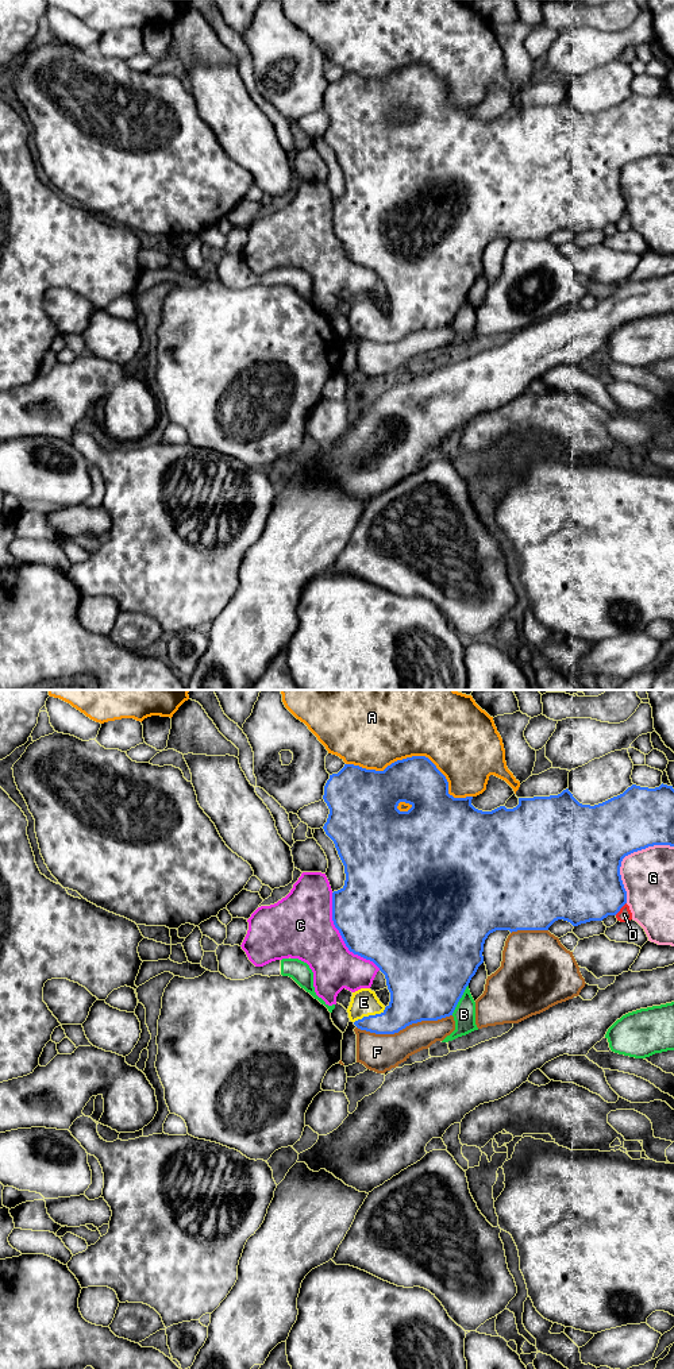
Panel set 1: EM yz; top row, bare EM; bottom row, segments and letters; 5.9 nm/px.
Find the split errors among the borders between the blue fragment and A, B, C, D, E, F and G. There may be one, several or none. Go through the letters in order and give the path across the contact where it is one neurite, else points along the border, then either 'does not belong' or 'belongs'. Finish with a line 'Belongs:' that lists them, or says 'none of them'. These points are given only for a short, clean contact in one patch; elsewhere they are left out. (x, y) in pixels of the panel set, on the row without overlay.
A: does not belong
B: does not belong
C: does not belong
D: does not belong
E: belongs
F: does not belong
G: does not belong
Belongs: E

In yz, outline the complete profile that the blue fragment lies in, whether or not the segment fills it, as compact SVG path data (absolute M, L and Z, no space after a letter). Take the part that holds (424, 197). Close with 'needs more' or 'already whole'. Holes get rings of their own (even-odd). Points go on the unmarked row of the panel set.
M412 65L392 72L384 80L344 73L338 82L330 84L324 95L323 108L330 117L323 138L334 150L346 182L344 194L332 201L334 234L350 261L373 270L380 277L390 301L390 311L386 316L370 297L353 301L347 317L350 329L358 338L375 343L394 343L412 332L438 329L452 324L471 286L484 271L485 248L496 239L509 239L511 242L517 239L548 239L558 228L578 235L590 230L602 230L608 224L616 224L627 212L627 200L620 184L623 167L654 154L674 155L674 97L663 92L655 97L632 93L623 103L594 115L579 112L566 97L558 104L519 107L519 113L513 117L500 115L492 120L482 120L471 113L473 105L454 107L450 104L446 85L428 66Z | needs more

